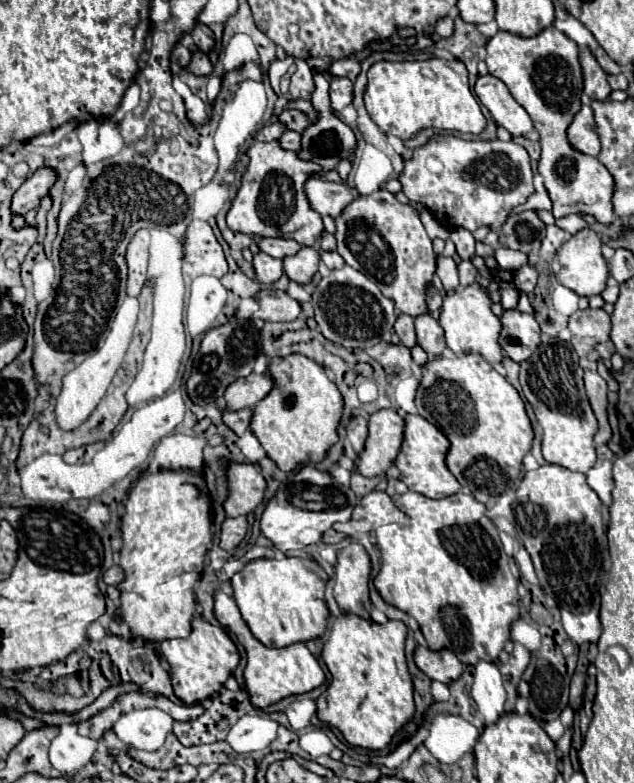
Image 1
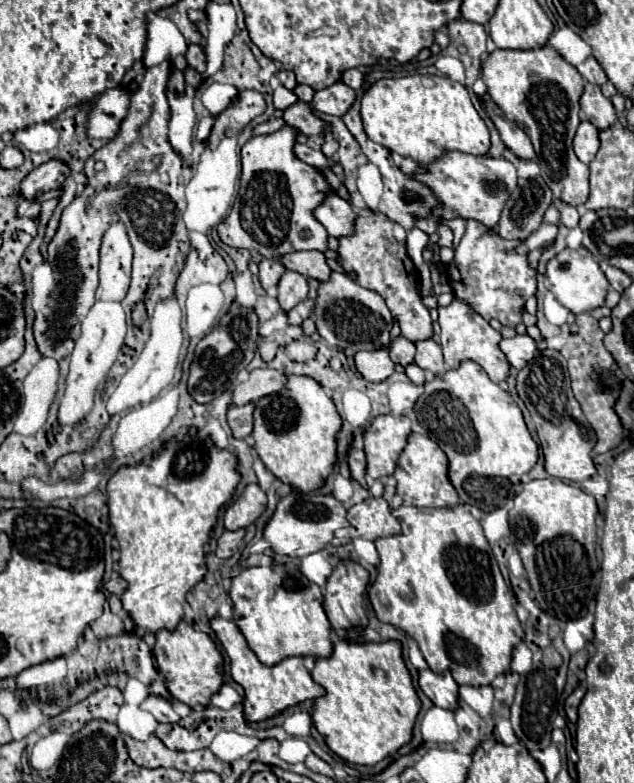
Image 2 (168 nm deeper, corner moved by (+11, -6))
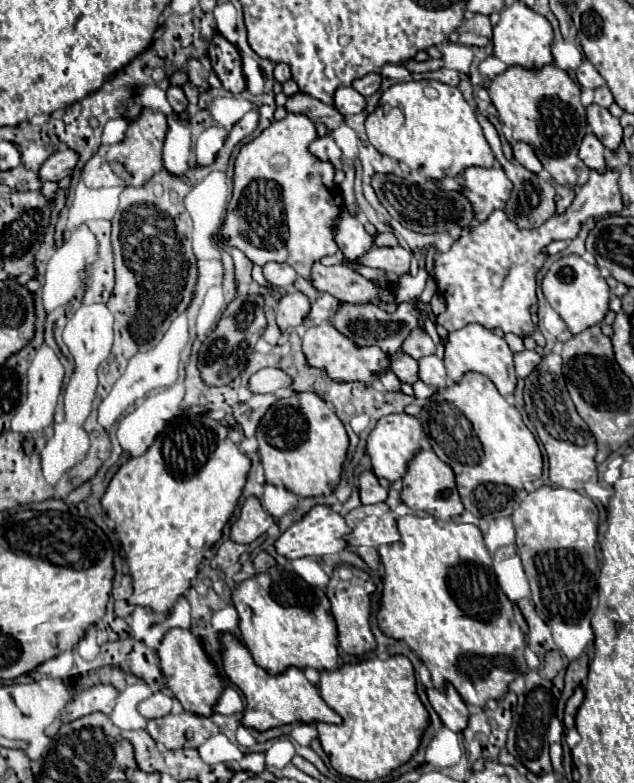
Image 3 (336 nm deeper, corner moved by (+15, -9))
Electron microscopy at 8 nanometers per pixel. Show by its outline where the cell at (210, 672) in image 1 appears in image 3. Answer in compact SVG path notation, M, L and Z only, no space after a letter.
M182 628L168 630L158 648L158 658L160 658L160 668L166 678L166 684L172 690L172 694L178 698L178 702L184 706L184 710L200 716L210 716L214 712L212 706L222 694L222 682L208 654L202 650L200 642L196 640L196 636L192 636L190 630L182 630Z

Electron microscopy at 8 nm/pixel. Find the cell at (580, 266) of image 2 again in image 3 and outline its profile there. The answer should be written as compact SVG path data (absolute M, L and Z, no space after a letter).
M576 254L562 256L550 266L548 274L542 280L542 292L548 304L560 314L572 334L580 334L586 328L600 324L610 304L610 290L606 280L600 276L600 270Z

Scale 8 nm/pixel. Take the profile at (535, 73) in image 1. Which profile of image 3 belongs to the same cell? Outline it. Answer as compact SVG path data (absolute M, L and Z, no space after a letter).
M554 64L542 70L512 66L492 80L488 94L502 124L510 126L512 138L528 144L558 184L570 188L586 184L590 168L578 158L580 142L588 132L586 108L580 102L580 86L566 72L558 70Z

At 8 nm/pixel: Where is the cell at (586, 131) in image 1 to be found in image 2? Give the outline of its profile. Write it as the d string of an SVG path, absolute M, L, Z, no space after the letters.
M582 121L574 135L574 153L582 163L590 163L596 157L598 147L600 147L600 141L598 141L596 127L592 127L592 123L588 121Z

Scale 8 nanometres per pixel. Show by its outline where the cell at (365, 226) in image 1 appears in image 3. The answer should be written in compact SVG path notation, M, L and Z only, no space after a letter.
M416 328L416 330L406 338L402 350L404 350L408 356L412 356L414 360L420 360L420 358L424 358L424 356L434 354L434 352L436 352L436 346L434 346L432 338L426 334L426 330Z

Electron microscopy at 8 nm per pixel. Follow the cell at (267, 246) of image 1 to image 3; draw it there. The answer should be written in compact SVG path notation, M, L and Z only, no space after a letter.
M316 262L312 268L312 286L318 292L328 292L346 304L394 302L392 290L376 286L372 280L366 280L348 266L324 266Z

